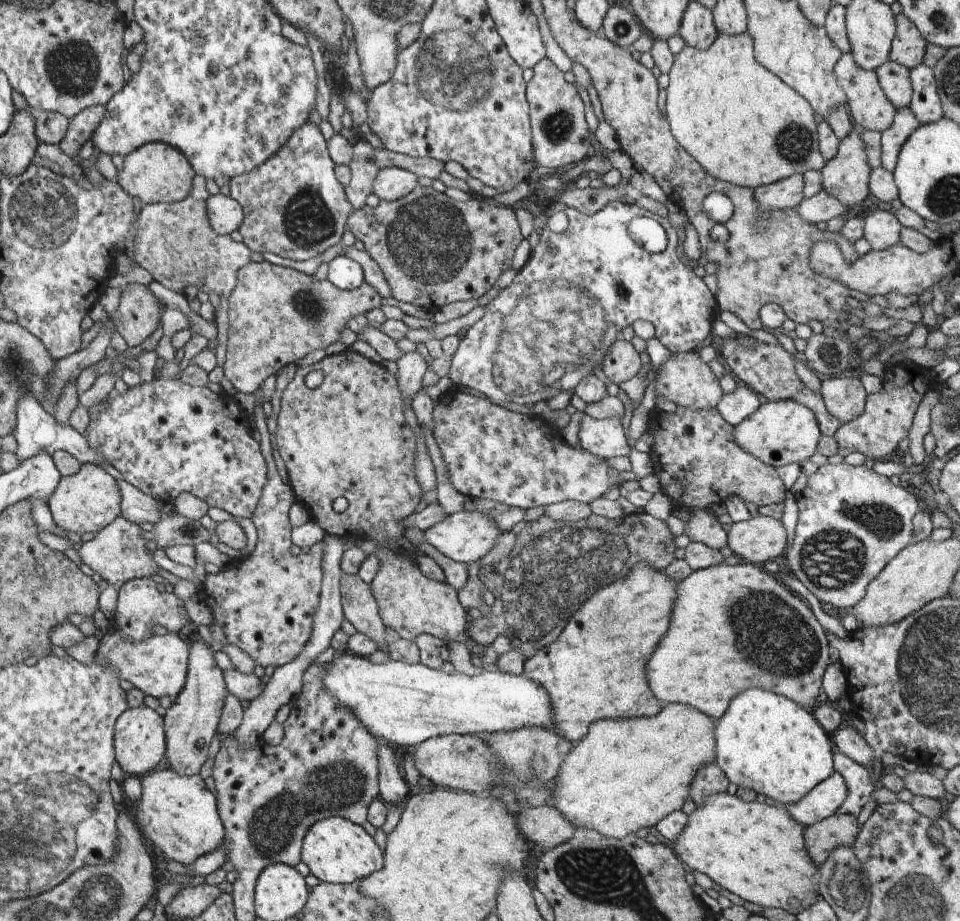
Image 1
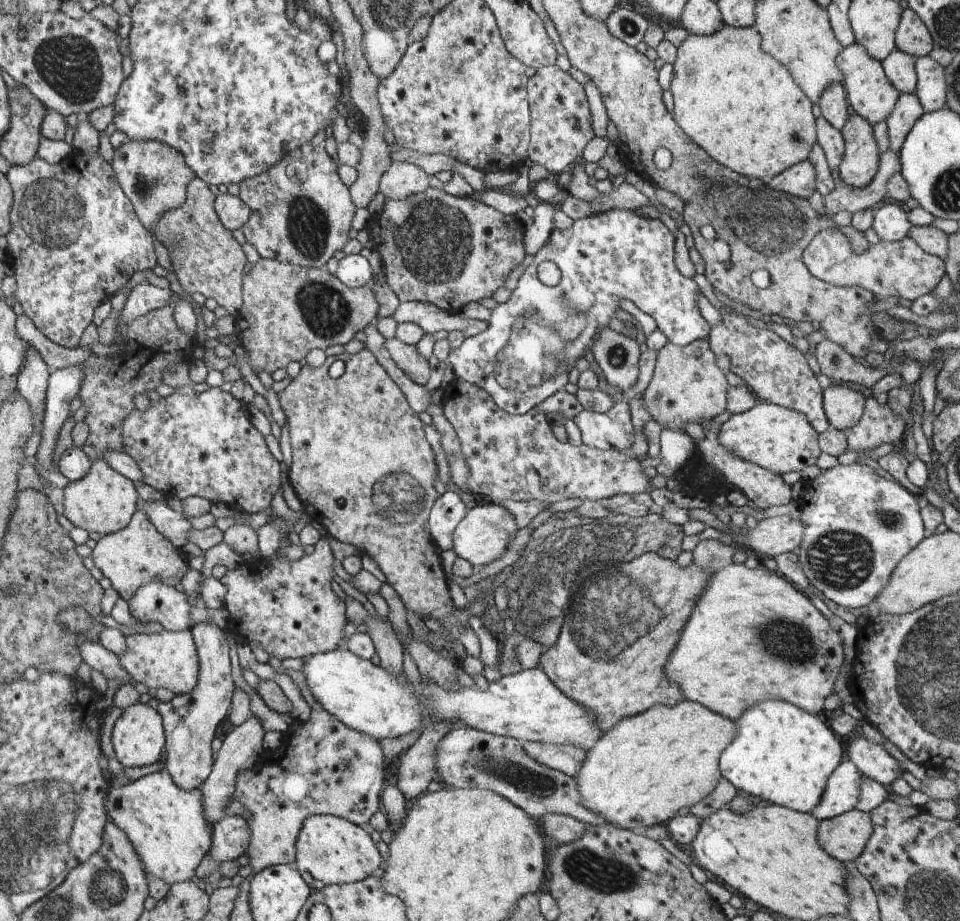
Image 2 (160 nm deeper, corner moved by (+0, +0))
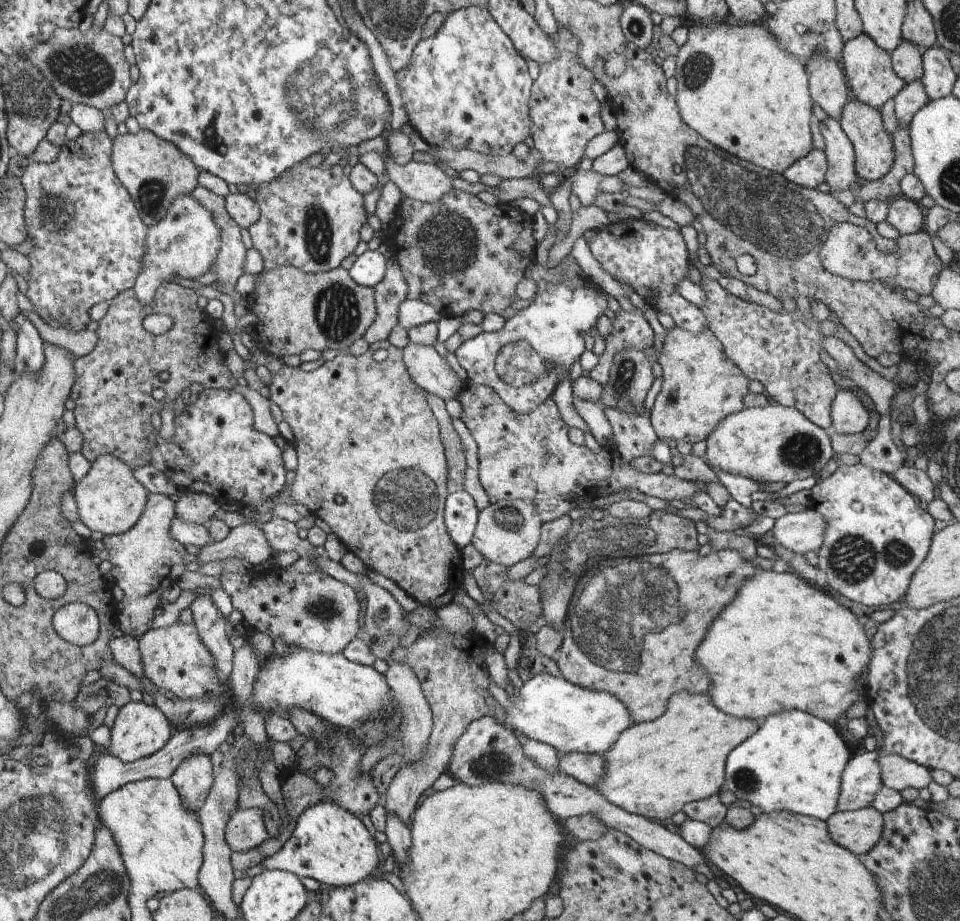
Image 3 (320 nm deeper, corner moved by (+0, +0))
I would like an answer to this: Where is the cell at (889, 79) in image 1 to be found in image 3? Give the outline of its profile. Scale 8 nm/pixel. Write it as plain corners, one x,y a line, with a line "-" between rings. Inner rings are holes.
902,40
901,44
890,53
892,70
902,77
905,84
922,79
922,49
908,40

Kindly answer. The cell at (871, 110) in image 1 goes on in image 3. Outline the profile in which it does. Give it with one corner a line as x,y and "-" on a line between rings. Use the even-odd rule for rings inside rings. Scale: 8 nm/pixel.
865,33
844,44
840,64
846,73
847,86
854,92
856,100
870,108
880,111
888,100
893,100
906,86
902,77
892,70
890,53
878,48
874,40

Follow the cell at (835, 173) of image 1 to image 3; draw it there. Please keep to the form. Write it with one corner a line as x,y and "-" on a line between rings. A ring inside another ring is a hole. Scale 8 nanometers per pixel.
850,100
845,105
839,122
842,130
844,130
844,134
848,136
848,140
852,142
854,148
856,176
866,181
881,180
892,170
892,164
894,164
894,144
892,144
892,136
884,130
880,111
862,104
860,100

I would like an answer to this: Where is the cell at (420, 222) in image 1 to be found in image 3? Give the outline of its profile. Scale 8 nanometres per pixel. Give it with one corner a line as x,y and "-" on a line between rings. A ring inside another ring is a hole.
452,189
439,202
426,203
403,197
396,219
383,231
386,240
392,241
390,250
398,260
408,286
407,299
420,300
436,308
440,315
460,317
475,310
500,315
516,300
516,286
534,260
536,240
532,226
532,215
511,205
498,203
488,206
475,195

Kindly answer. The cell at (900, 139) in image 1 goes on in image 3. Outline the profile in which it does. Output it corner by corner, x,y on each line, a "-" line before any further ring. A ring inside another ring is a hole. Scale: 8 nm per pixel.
921,80
907,84
893,101
894,114
896,114
896,120
898,120
897,128
909,126
916,112
922,110
930,102

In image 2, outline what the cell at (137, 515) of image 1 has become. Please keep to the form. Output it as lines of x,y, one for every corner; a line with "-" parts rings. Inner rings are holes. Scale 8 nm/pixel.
139,499
137,511
144,512
156,530
174,547
182,548
188,543
192,524
180,512
174,512
166,502

